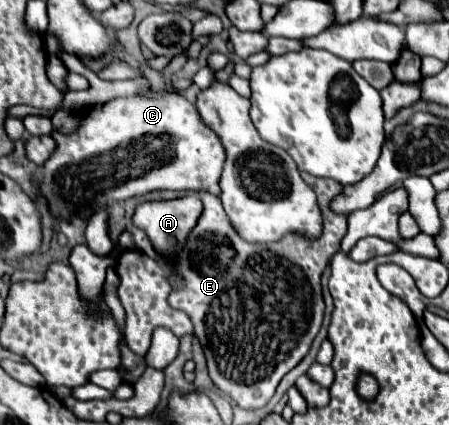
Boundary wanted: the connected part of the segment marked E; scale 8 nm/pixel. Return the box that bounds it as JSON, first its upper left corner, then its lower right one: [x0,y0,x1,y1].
[168,173,346,409]

